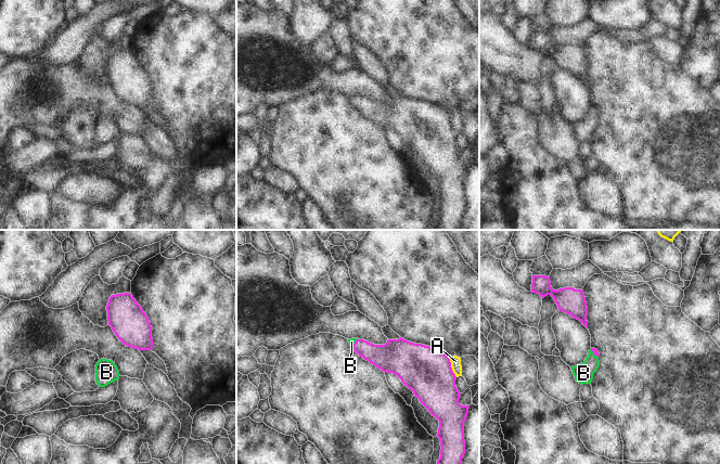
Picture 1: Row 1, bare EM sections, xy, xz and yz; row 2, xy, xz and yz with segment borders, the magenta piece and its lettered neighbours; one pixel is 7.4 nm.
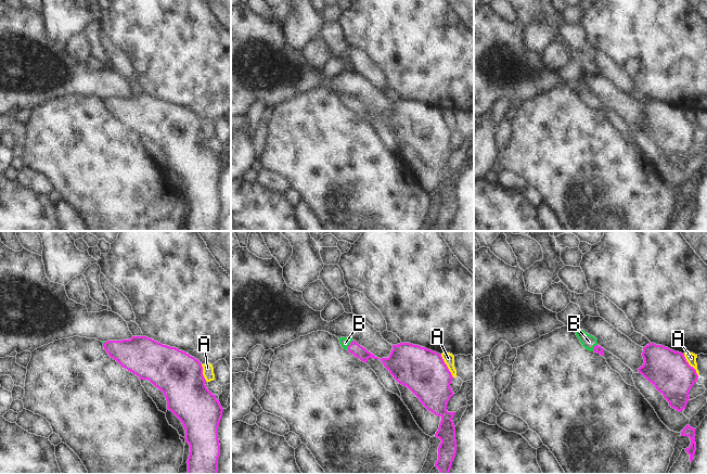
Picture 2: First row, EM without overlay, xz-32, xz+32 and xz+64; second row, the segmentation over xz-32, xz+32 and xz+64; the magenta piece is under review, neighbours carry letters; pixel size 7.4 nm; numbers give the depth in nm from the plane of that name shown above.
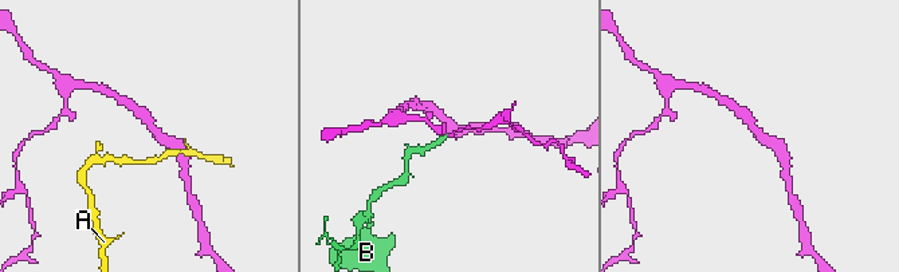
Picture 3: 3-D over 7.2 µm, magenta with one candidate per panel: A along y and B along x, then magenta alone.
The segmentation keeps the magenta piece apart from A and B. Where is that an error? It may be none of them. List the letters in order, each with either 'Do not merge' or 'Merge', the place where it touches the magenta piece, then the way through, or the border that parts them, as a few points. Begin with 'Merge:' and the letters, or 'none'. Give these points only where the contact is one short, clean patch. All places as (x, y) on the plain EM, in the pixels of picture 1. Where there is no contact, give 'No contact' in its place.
Merge: B
A: Do not merge. Touches magenta at xz (451, 125). Boundary: xz (449, 115), (451, 127), (457, 133)
B: Merge. Touches magenta at yz (594, 111). Path across: yz (594, 107), (594, 111), (590, 124), (583, 130)

